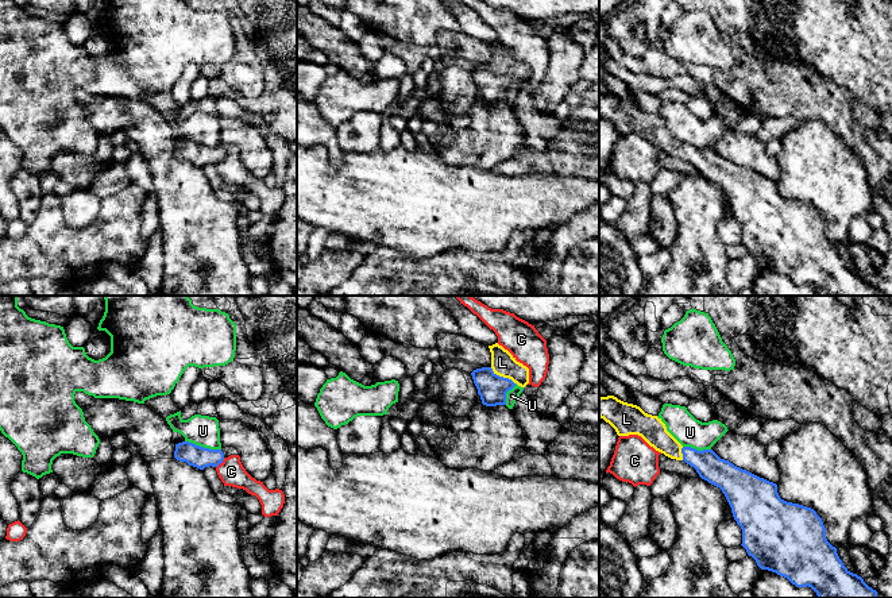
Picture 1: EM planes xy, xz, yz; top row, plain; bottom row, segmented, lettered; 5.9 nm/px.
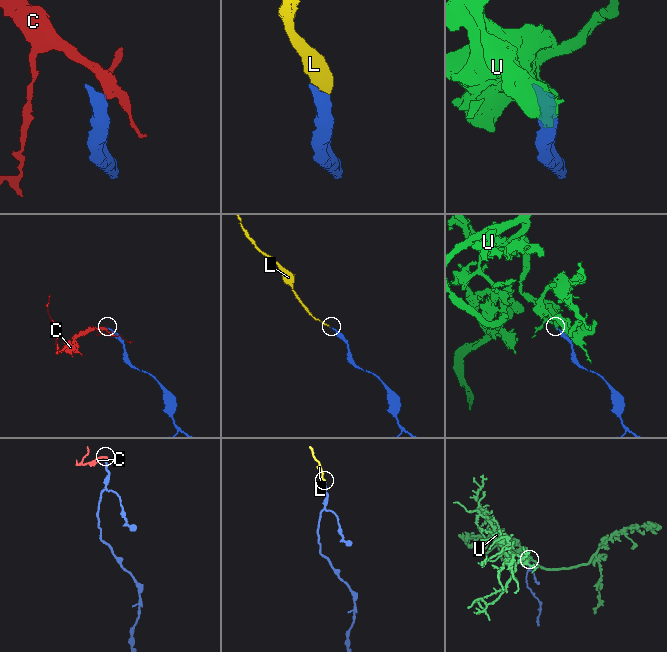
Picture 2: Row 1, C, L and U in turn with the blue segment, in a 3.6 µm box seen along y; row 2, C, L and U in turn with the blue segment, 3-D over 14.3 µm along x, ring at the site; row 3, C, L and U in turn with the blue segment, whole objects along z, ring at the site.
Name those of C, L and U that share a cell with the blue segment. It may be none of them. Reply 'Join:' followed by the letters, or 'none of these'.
Join: L

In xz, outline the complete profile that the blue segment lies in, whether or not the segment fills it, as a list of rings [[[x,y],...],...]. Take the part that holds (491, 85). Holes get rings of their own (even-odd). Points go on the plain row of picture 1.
[[[498,40],[489,43],[491,63],[471,70],[474,81],[486,104],[506,103],[506,90],[515,82],[525,85],[529,81],[529,66]]]

